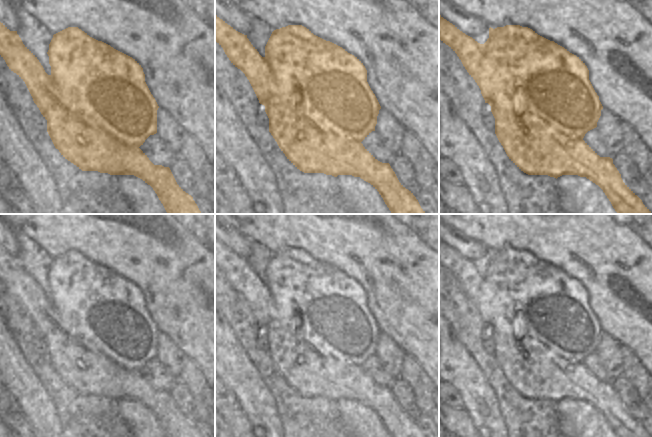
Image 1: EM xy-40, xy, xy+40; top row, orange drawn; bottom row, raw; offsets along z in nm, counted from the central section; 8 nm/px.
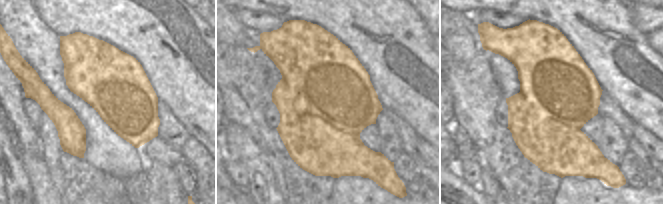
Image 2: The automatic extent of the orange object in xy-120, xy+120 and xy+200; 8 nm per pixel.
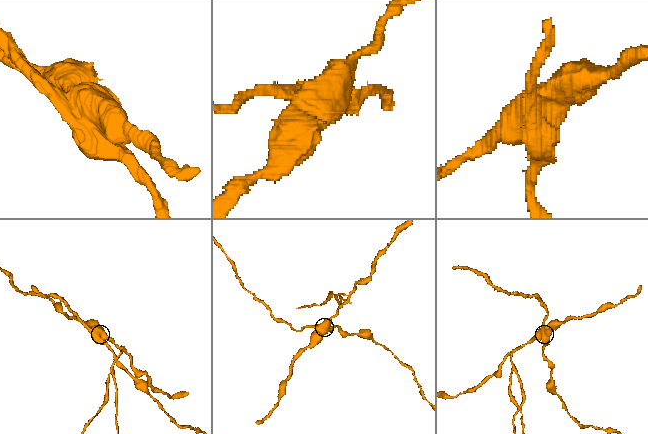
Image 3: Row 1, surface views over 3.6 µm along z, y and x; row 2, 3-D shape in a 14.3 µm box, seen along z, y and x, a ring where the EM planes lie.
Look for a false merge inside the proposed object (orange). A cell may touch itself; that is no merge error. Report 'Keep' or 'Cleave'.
Cleave

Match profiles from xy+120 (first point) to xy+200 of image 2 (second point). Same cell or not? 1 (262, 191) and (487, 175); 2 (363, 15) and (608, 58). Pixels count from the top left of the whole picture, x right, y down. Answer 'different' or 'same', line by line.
1: same
2: same

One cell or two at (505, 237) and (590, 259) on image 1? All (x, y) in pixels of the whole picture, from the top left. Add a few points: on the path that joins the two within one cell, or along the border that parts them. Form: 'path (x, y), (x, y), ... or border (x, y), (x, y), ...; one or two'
path (526, 237), (569, 238); one

